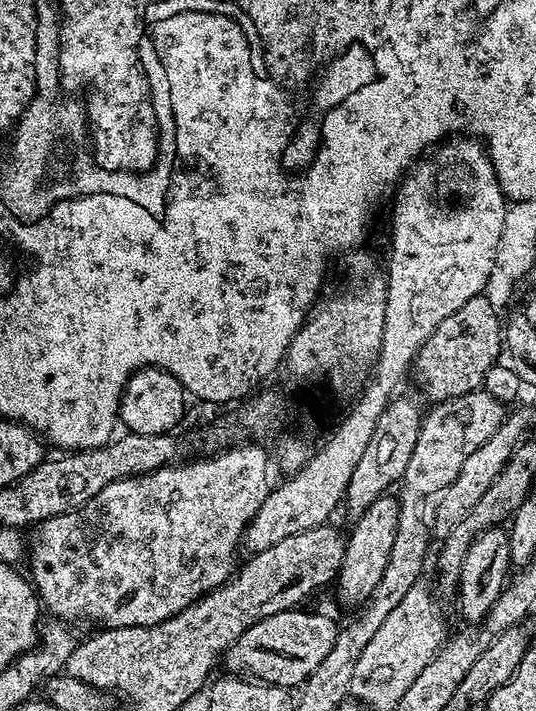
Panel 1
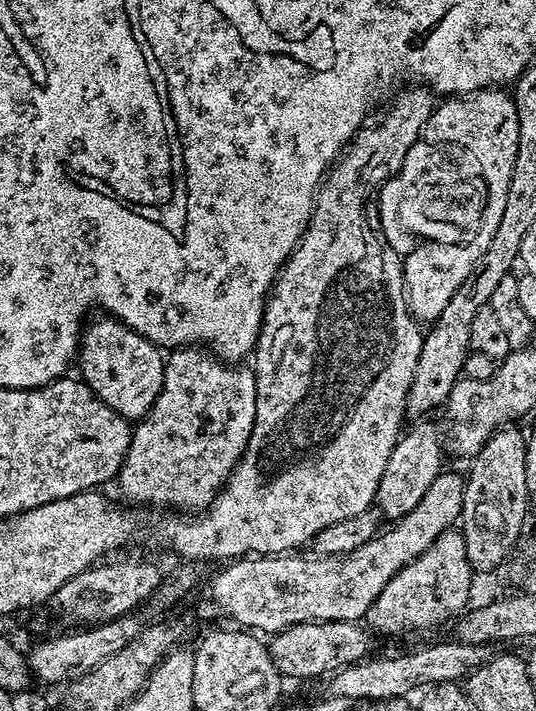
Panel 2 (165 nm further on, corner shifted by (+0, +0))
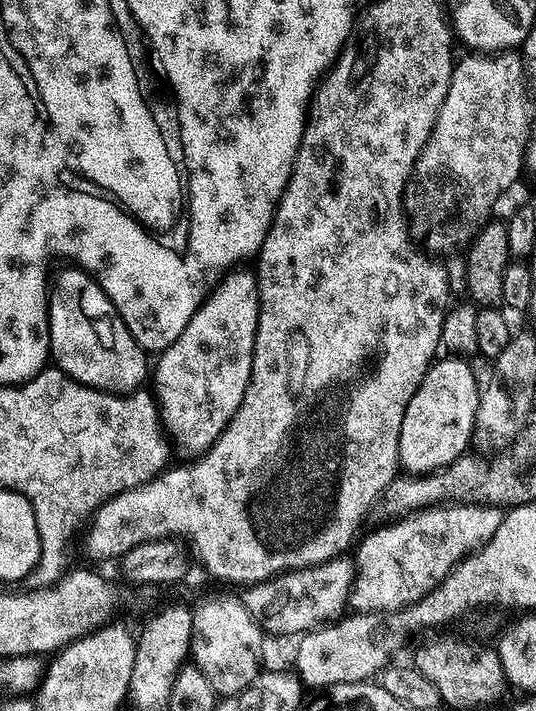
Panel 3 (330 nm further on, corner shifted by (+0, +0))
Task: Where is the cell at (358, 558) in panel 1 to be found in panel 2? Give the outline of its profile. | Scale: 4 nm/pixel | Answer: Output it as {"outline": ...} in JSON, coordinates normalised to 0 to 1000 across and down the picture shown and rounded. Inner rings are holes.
{"outline":[[[799,594],[771,595],[776,598],[748,612],[728,639],[728,650],[720,650],[720,661],[713,661],[698,709],[718,733],[737,734],[765,723],[765,717],[787,706],[787,695],[802,689],[810,672],[817,672],[830,657],[832,632],[825,623],[823,603],[791,595]]]}

